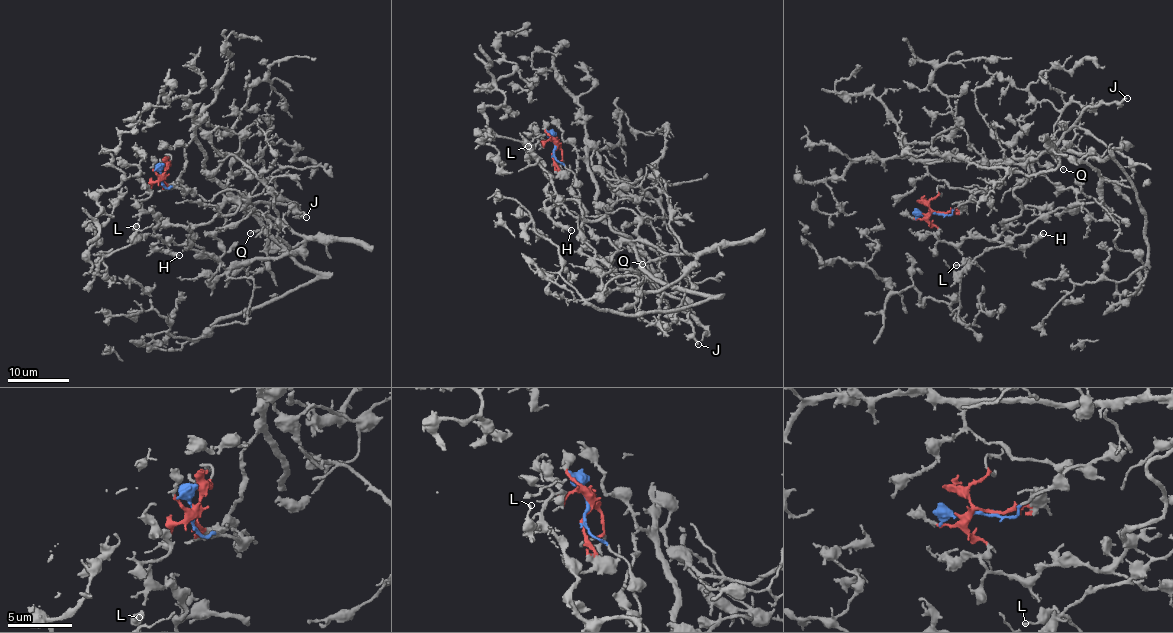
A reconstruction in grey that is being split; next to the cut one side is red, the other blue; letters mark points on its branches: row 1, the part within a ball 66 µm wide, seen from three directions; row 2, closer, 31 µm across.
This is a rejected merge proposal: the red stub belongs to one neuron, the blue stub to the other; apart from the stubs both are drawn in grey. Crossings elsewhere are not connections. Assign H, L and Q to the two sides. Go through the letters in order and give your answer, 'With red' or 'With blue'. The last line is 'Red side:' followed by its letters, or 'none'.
H: With red
L: With red
Q: With blue
Red side: H, L

